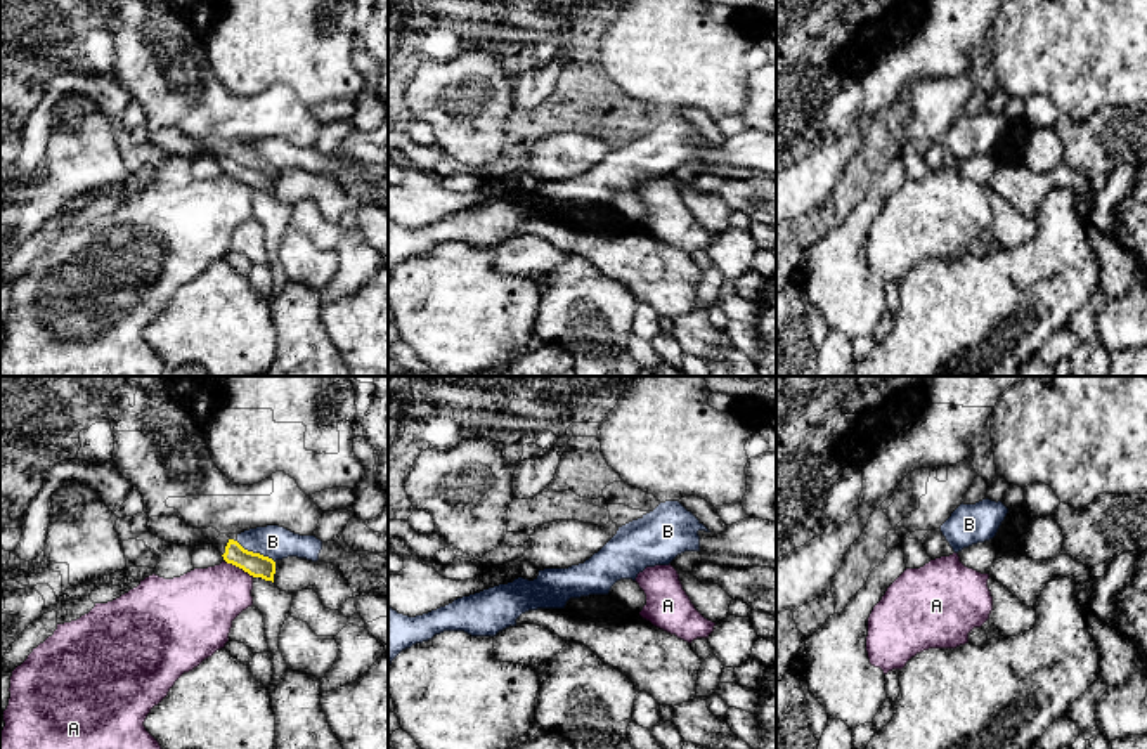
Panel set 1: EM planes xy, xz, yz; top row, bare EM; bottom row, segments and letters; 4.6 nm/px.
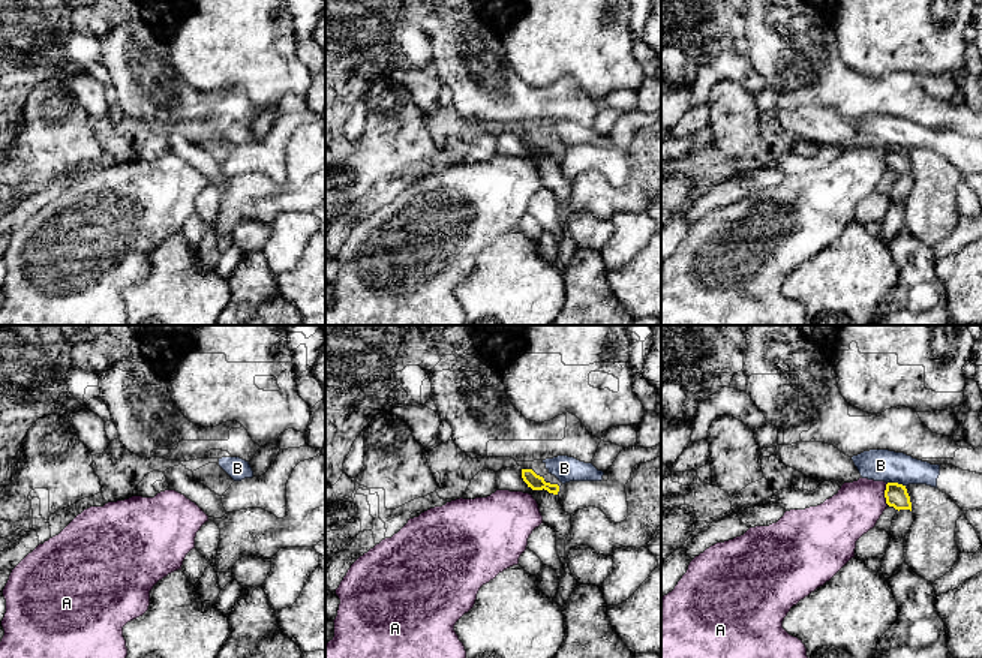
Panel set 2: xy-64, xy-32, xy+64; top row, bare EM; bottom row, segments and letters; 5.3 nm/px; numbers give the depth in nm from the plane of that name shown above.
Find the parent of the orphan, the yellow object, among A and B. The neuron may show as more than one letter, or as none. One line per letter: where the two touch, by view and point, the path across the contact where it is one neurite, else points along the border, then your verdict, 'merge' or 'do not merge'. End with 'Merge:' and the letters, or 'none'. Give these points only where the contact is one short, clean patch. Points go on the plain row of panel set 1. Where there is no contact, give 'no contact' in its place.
A: xy (239, 179) | along xy (226, 172), (253, 188) | do not merge
B: xy (255, 165) | along xy (236, 153), (248, 162), (267, 167), (274, 174) | do not merge
Merge: none

